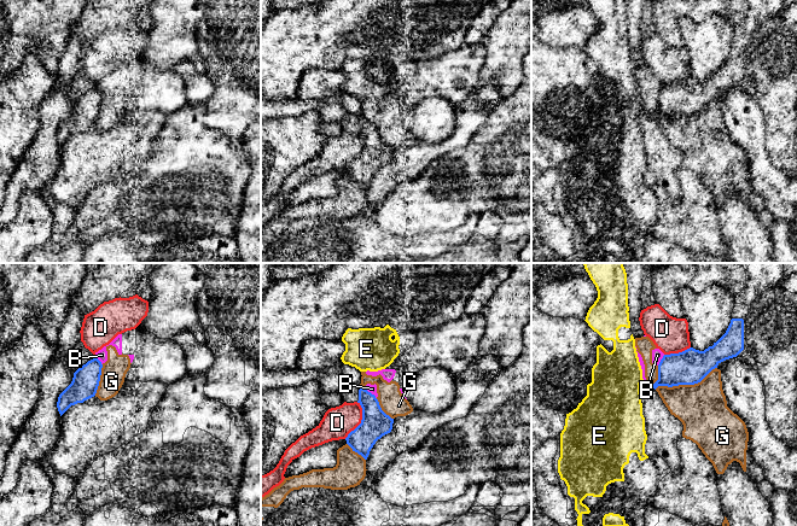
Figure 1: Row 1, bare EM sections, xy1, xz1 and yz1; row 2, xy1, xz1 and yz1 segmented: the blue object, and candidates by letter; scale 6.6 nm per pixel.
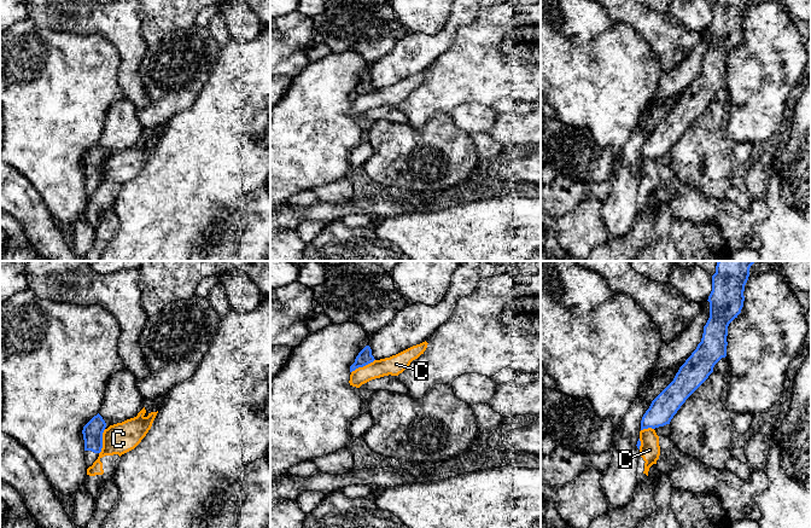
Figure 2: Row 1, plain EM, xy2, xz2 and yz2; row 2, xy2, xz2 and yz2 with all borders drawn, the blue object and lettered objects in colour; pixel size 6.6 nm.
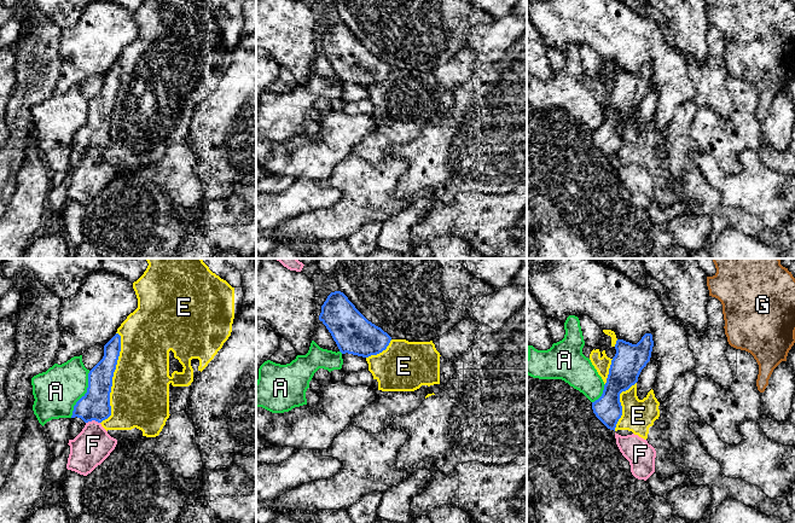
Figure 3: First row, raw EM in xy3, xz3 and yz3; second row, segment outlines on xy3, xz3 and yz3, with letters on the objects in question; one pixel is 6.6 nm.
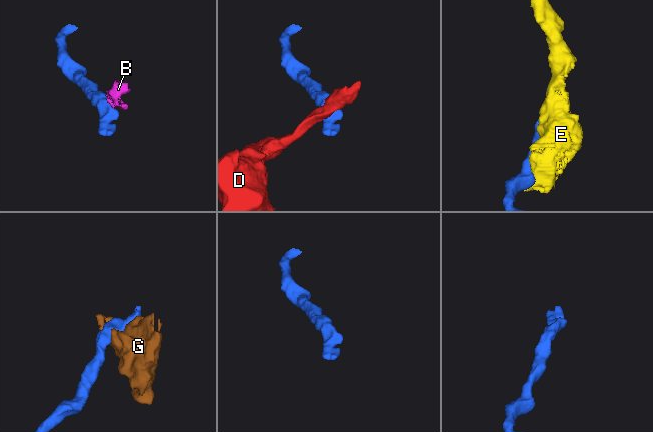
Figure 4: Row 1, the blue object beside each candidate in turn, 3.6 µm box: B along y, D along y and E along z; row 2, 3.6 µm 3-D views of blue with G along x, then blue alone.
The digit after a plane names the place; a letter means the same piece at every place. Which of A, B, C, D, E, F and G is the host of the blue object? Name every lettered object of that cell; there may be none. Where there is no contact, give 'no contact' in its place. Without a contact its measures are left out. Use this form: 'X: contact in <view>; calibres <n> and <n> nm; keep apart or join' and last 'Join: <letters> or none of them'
A: contact in xy3; calibres 190 and 300 nm; keep apart
B: contact in xz1; calibres 190 and 60 nm; keep apart
C: contact in xy2; calibres 130 and 200 nm; keep apart
D: contact in xz1; calibres 190 and 200 nm; keep apart
E: contact in xy3; calibres 190 and 400 nm; keep apart
F: contact in xy3; calibres 190 and 240 nm; keep apart
G: contact in yz1; calibres 240 and 340 nm; keep apart
Join: none of them

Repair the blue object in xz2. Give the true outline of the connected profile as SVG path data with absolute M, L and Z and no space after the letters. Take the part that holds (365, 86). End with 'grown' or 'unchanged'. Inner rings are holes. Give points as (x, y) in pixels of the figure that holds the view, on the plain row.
M371 64L364 70L360 71L358 76L361 81L356 86L355 92L350 95L350 101L355 100L358 97L363 97L375 89L372 85L372 79L368 75L369 66Z; grown

